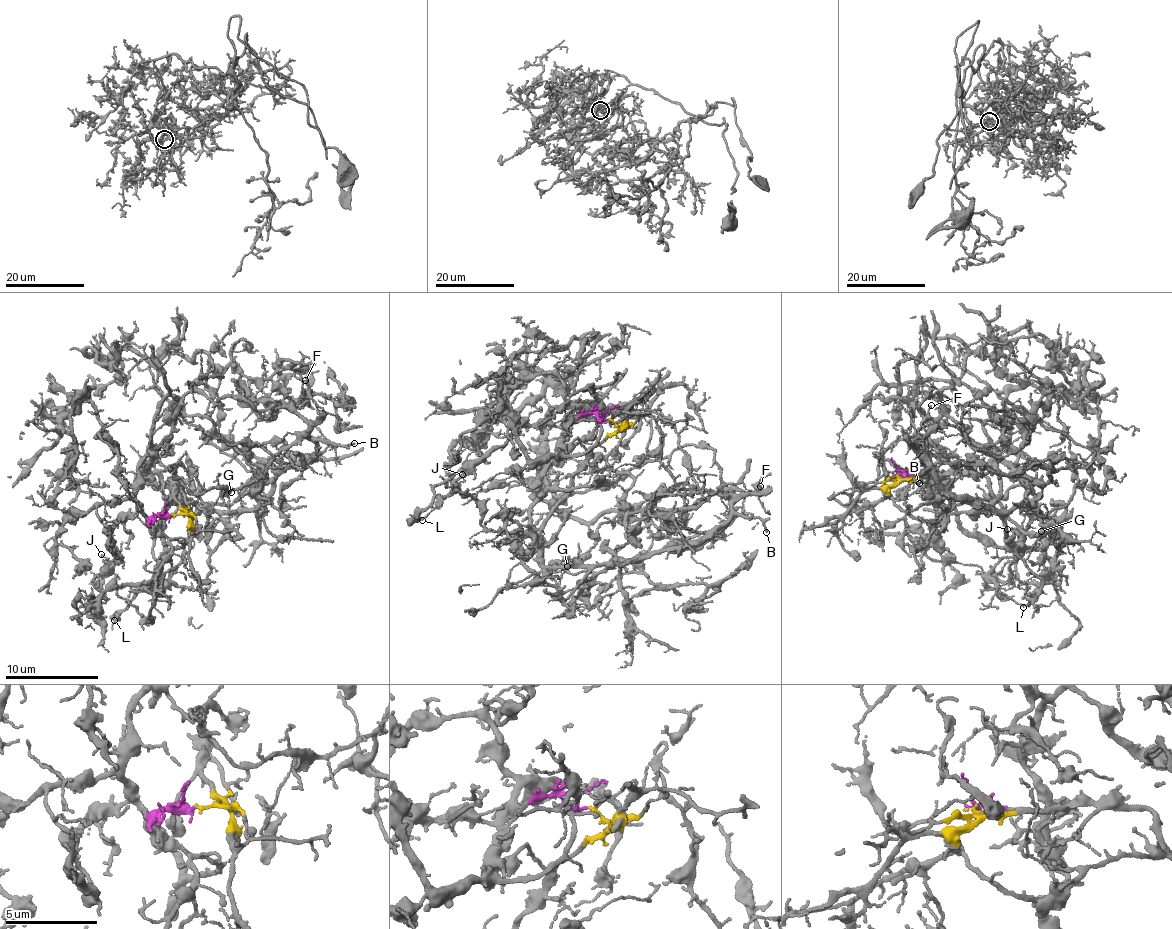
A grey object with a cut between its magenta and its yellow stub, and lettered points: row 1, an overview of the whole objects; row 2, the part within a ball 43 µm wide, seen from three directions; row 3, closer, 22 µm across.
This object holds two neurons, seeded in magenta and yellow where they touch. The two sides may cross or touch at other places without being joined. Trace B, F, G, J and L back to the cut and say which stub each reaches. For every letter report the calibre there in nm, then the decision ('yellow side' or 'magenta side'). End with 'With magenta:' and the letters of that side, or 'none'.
B: 160 nm thick; yellow side
F: 130 nm thick; yellow side
G: 120 nm thick; yellow side
J: 120 nm thick; magenta side
L: 110 nm thick; yellow side
With magenta: J

